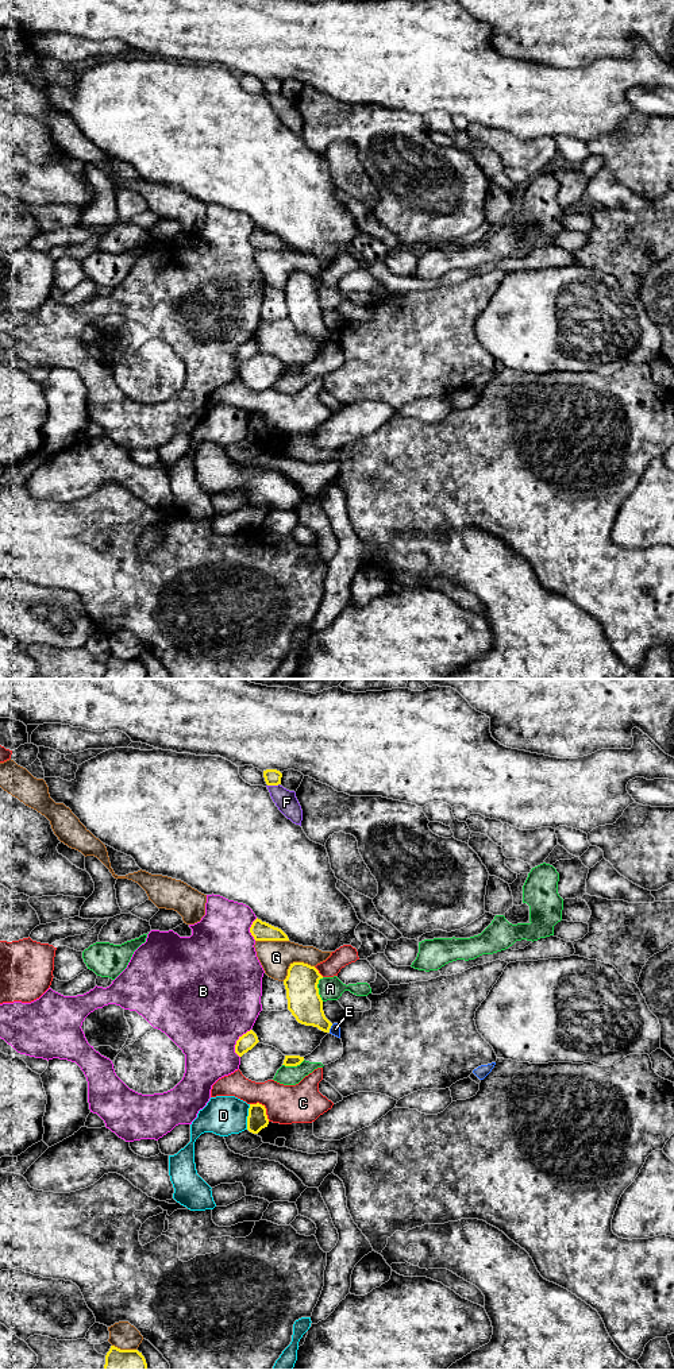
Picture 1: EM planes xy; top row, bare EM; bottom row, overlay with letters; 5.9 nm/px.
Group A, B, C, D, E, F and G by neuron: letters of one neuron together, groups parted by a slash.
A D / B / C / E / F / G

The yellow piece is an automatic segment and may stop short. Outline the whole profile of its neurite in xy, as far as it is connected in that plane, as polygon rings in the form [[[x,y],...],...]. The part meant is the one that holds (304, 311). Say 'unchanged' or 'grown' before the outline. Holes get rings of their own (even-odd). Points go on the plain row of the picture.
unchanged; [[[304,271],[290,273],[284,289],[288,319],[299,332],[330,341],[332,332],[323,320],[323,309],[317,297],[320,287],[323,285],[315,275]]]

